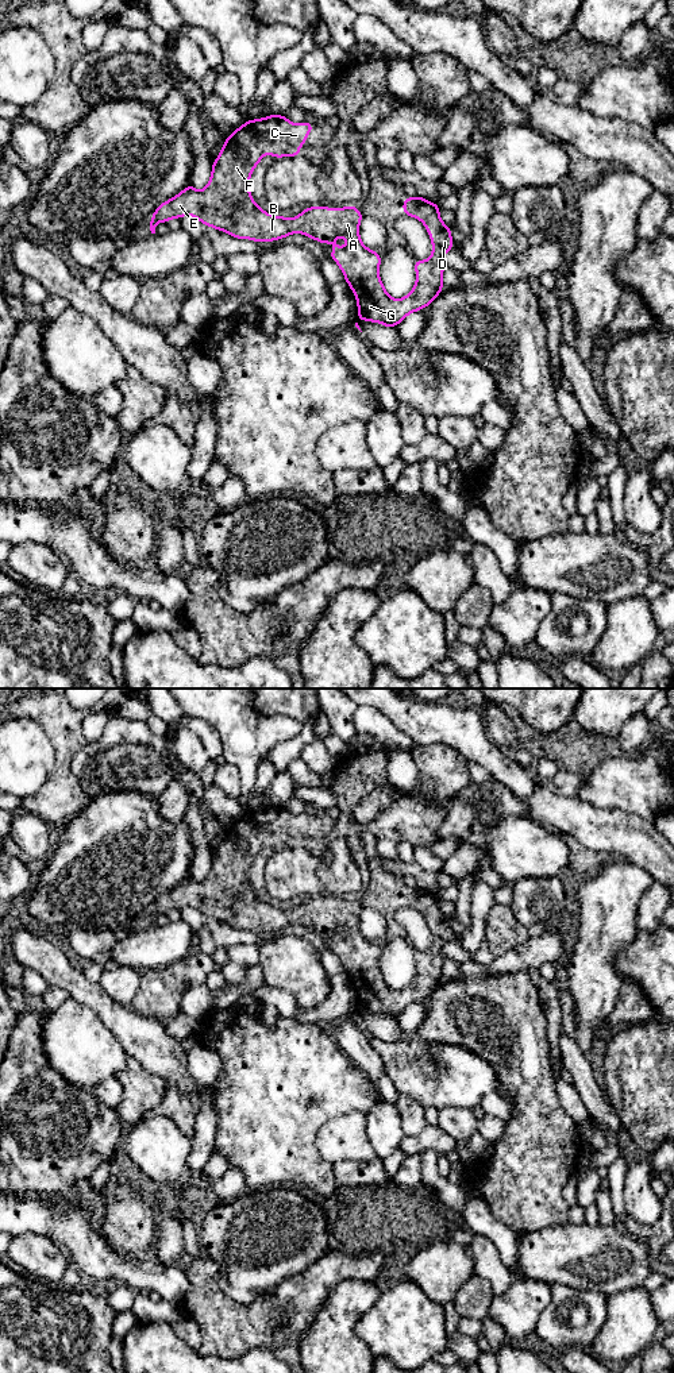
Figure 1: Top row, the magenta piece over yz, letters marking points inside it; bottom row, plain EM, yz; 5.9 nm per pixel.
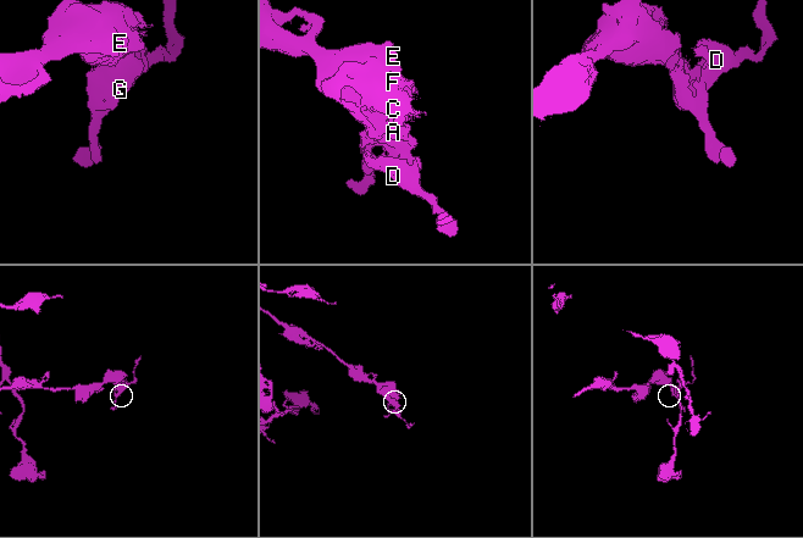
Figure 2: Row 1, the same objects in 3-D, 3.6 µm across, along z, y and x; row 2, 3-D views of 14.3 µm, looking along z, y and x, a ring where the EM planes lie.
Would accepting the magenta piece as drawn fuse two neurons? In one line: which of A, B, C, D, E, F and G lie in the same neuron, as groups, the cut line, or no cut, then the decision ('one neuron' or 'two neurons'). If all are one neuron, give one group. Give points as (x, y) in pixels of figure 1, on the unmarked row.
A B C D E F G; no cut; one neuron

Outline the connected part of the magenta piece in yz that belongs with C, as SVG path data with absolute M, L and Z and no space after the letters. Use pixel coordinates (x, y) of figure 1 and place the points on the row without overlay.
M271 805L257 811L249 810L226 829L219 848L212 855L211 871L207 878L203 882L196 882L189 875L181 884L158 896L153 910L149 913L150 922L155 925L155 917L159 913L167 914L173 909L181 910L189 906L208 918L230 925L232 929L251 930L254 933L273 933L299 923L316 933L332 936L338 927L343 927L347 932L347 937L342 940L339 936L335 936L330 949L339 956L346 973L354 983L358 995L358 1011L380 1014L393 1019L409 1004L428 998L444 979L442 973L442 967L446 961L443 948L454 937L451 919L442 913L438 895L432 895L419 887L407 888L401 899L405 902L405 907L416 909L425 917L432 933L432 946L427 952L415 952L416 975L408 987L396 991L386 984L380 969L381 946L369 941L361 933L359 914L365 907L359 905L357 896L338 900L321 896L315 899L305 898L294 910L269 906L261 900L250 886L250 867L253 861L265 845L271 845L274 849L300 848L301 844L297 840L304 837L307 826L312 821L312 814L294 815L282 806Z

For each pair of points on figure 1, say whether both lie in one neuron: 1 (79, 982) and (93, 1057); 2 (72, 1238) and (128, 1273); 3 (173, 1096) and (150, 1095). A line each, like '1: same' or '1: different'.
1: different
2: same
3: different

